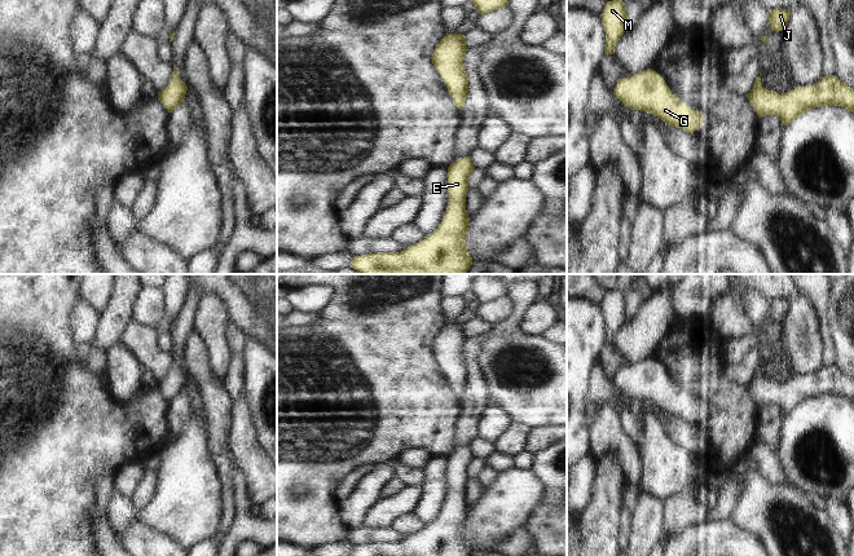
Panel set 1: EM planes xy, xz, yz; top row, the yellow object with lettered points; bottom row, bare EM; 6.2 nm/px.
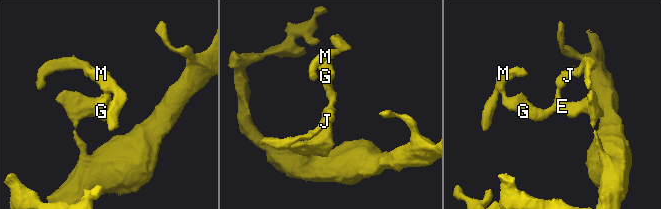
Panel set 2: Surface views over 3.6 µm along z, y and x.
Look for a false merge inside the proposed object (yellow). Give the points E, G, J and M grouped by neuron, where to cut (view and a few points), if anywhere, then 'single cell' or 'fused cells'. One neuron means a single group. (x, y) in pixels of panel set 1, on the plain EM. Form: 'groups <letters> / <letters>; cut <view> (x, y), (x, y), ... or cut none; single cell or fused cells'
groups E G J M; cut none; single cell

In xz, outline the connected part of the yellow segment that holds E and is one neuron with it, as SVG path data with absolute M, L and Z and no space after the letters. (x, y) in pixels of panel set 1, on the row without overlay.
M470 446L461 447L448 456L448 498L441 513L432 524L399 543L355 546L349 556L471 556L472 547L466 537L470 515L466 485L474 460Z

